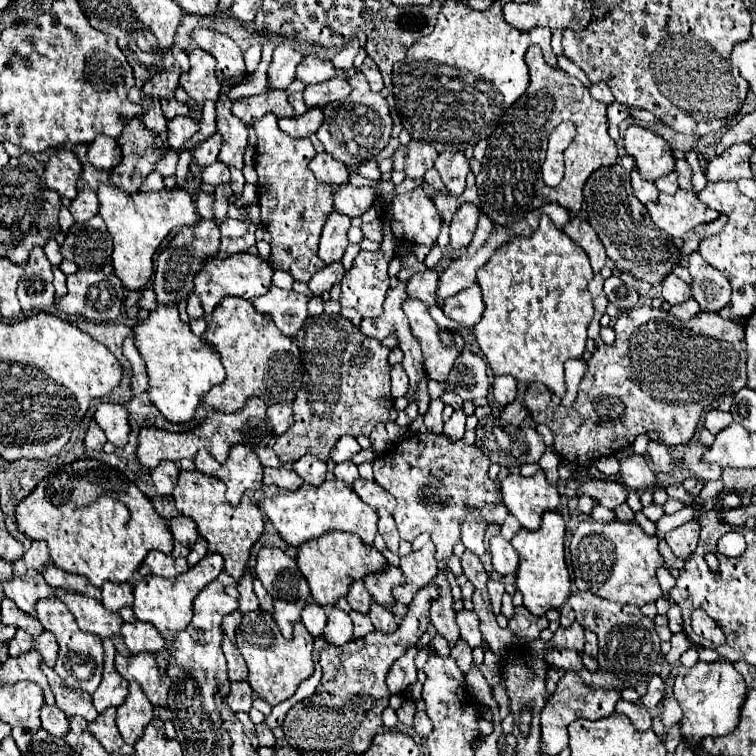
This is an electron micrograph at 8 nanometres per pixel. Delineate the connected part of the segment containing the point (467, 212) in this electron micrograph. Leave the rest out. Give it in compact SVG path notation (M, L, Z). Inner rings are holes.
M463 203L453 221L451 221L451 247L461 249L467 247L475 235L477 229L477 219L479 219L479 209L473 203Z

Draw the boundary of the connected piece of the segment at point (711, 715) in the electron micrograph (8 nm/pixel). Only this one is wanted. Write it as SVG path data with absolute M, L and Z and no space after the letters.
M697 661L695 667L679 667L673 685L673 697L683 709L681 735L691 741L703 741L707 735L727 735L735 731L741 717L741 705L747 697L747 685L729 661Z

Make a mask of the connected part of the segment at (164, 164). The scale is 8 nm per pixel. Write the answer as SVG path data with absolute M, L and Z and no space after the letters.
M169 151L161 161L155 163L155 171L159 171L163 177L169 177L175 173L175 165L177 165L179 153L177 151Z

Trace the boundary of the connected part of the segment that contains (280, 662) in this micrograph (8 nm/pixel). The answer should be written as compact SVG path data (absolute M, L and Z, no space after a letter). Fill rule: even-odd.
M251 611L243 615L237 627L235 643L237 643L239 653L247 661L251 689L271 705L279 705L281 701L293 697L299 683L313 675L313 661L311 661L313 637L301 621L295 625L293 639L285 639L269 613Z

